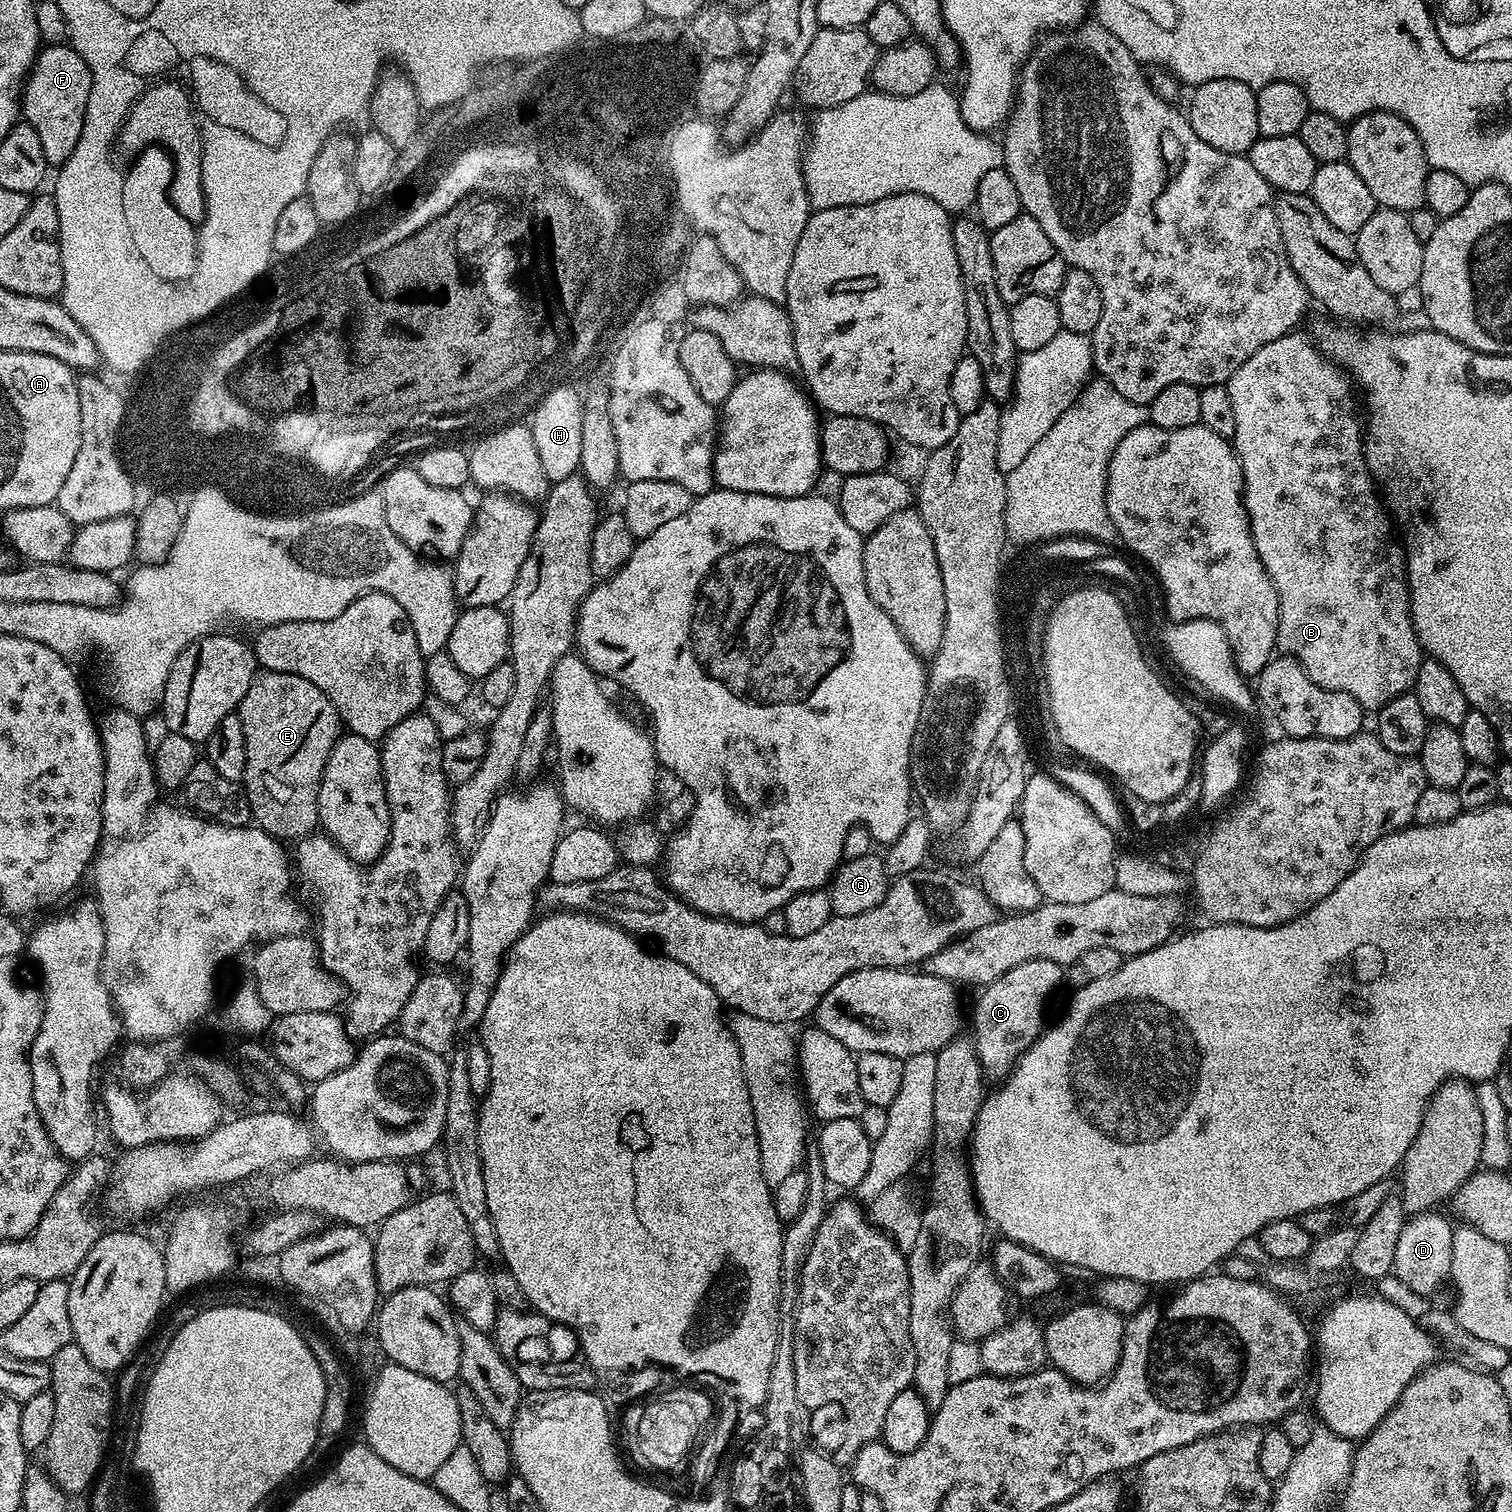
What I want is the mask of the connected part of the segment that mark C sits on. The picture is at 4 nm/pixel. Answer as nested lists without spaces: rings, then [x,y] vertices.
[[[1049,960],[1022,962],[1022,966],[1014,966],[1014,970],[1006,970],[1002,978],[990,982],[981,991],[984,993],[976,1000],[976,1013],[973,1014],[972,1020],[976,1023],[974,1039],[980,1064],[984,1067],[985,1077],[1003,1078],[1007,1076],[1020,1061],[1020,1055],[1044,1033],[1046,1029],[1044,1019],[1048,1016],[1048,1003],[1051,1002],[1052,995],[1059,990],[1060,983],[1064,980],[1064,972],[1065,969],[1058,962]]]

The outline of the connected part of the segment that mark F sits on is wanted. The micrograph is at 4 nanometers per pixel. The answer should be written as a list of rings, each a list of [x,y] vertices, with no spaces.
[[[67,43],[50,44],[41,47],[28,78],[24,82],[22,93],[22,116],[34,130],[38,130],[38,139],[42,142],[42,150],[46,153],[49,165],[59,166],[74,154],[74,146],[78,146],[78,138],[82,138],[82,122],[86,114],[86,102],[90,102],[90,86],[92,75],[86,62]]]

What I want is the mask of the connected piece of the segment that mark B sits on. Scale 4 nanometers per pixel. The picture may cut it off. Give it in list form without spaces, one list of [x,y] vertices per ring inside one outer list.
[[[1293,330],[1282,338],[1274,338],[1274,342],[1266,342],[1262,350],[1255,352],[1251,358],[1246,358],[1246,362],[1242,362],[1238,370],[1234,370],[1226,385],[1230,403],[1234,406],[1236,433],[1231,443],[1240,458],[1244,475],[1244,509],[1252,522],[1252,537],[1254,548],[1258,550],[1258,558],[1262,558],[1262,566],[1266,574],[1270,574],[1270,582],[1274,582],[1274,590],[1278,590],[1277,649],[1283,655],[1294,657],[1318,686],[1350,694],[1350,698],[1358,701],[1360,707],[1365,710],[1378,710],[1386,702],[1415,689],[1420,663],[1426,659],[1420,636],[1412,625],[1412,593],[1406,548],[1401,541],[1400,544],[1396,541],[1396,536],[1392,533],[1393,517],[1386,511],[1385,501],[1378,491],[1376,481],[1372,479],[1372,470],[1366,464],[1362,412],[1358,407],[1357,393],[1356,396],[1352,393],[1353,381],[1341,365],[1325,356],[1317,345],[1315,348],[1306,337],[1299,336],[1300,334],[1299,331]]]

